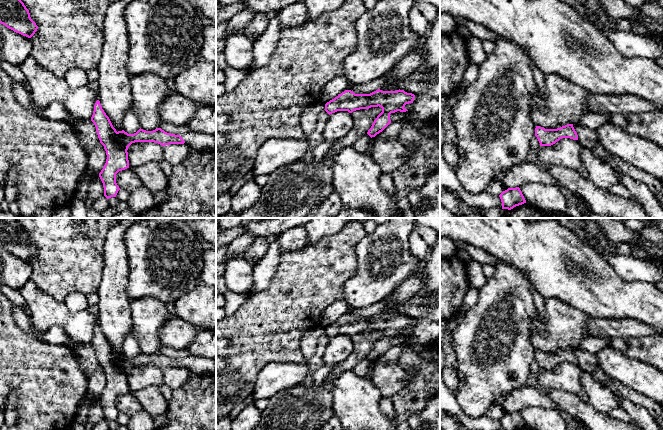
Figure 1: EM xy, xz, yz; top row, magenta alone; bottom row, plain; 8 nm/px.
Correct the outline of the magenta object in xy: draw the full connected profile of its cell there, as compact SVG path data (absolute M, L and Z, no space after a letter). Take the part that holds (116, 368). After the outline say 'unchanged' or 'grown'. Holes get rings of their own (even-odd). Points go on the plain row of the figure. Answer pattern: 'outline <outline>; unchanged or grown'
outline M100 325L94 329L91 345L94 347L100 367L104 370L107 383L99 397L103 407L104 420L109 423L116 421L119 410L116 407L116 398L129 392L128 371L135 366L154 366L162 370L170 368L187 368L197 375L213 375L216 373L215 360L211 358L189 355L181 359L167 357L161 352L153 355L139 353L134 358L124 354L116 355L109 341L106 339Z; grown

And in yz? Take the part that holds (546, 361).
outline M568 348L557 353L545 353L543 351L536 350L535 360L537 361L540 370L551 370L562 362L578 364L578 359L573 348Z; unchanged

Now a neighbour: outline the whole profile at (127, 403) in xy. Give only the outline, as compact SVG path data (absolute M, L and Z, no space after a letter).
M131 392L119 395L116 398L116 407L120 413L124 413L128 417L143 410L142 405L135 397L135 394Z

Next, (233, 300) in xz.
M226 290L224 294L226 301L224 311L226 312L226 314L228 316L235 314L248 297L249 296L245 294L237 294L230 290Z

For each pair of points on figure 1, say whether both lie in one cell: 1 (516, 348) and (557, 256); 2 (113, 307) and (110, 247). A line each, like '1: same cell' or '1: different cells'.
1: different cells
2: same cell

